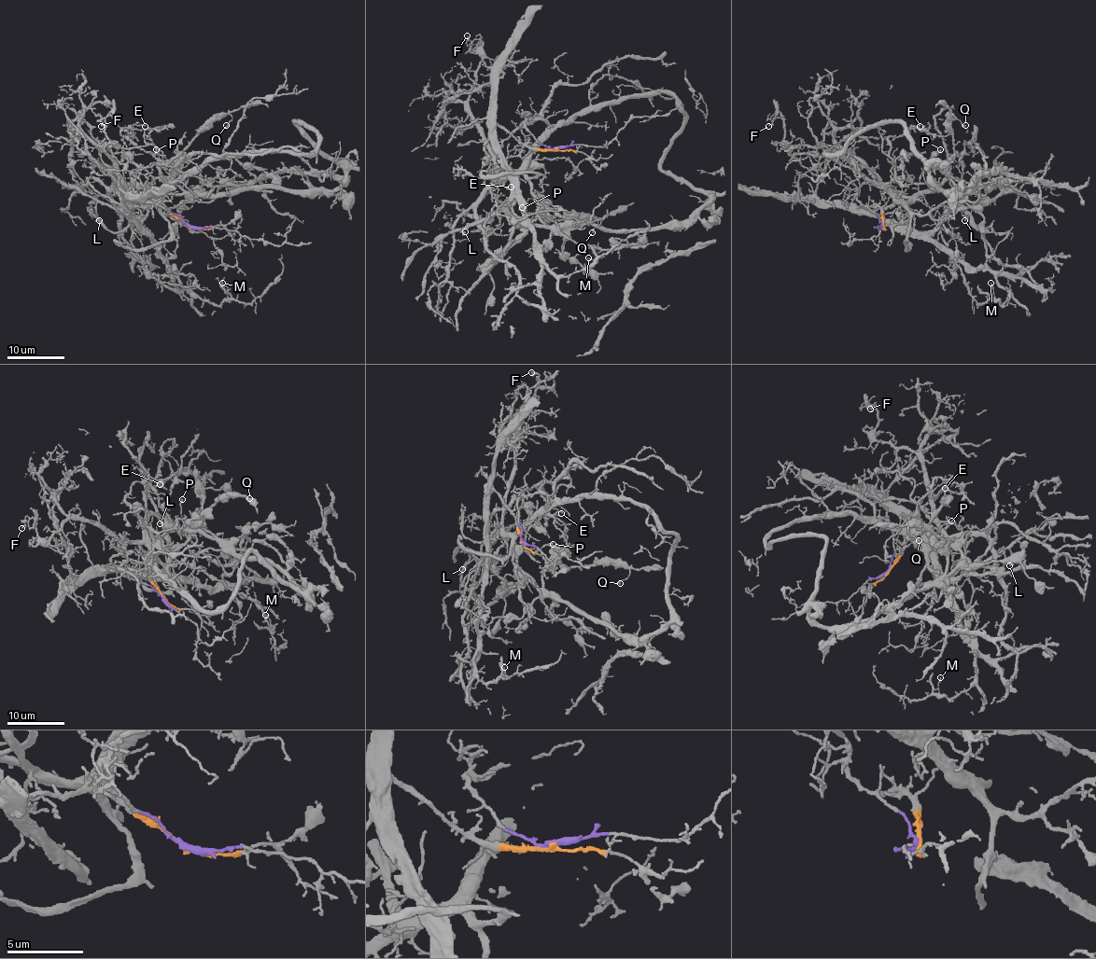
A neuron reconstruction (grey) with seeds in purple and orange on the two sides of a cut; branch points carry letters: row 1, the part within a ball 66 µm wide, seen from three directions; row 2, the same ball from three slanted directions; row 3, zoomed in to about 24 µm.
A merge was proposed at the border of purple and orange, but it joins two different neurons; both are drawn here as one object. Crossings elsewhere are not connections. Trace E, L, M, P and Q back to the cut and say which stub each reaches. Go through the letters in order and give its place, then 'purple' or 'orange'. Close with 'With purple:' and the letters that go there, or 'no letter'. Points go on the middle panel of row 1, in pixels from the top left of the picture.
E: place (511, 187); purple
L: place (465, 231); orange
M: place (588, 257); orange
P: place (522, 207); purple
Q: place (592, 232); purple
With purple: E, P, Q

